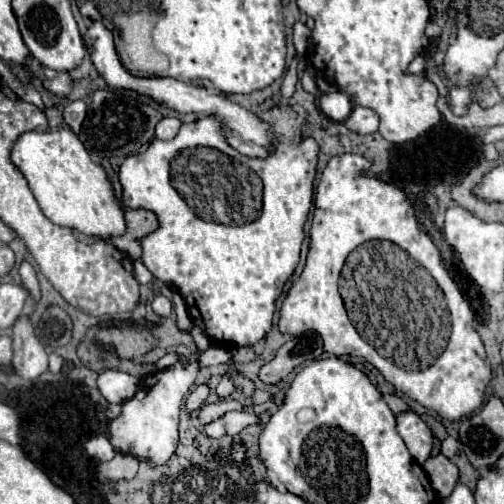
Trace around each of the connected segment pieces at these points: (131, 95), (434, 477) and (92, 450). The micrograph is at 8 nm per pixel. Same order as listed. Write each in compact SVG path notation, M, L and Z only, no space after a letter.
M98 90L92 98L86 116L88 126L82 126L80 140L94 158L128 156L154 140L154 126L160 118L162 114L156 110L154 102L148 96L130 90Z
M442 454L430 456L422 464L422 468L428 474L430 484L440 498L446 498L454 490L454 486L458 482L458 468L446 456L442 456Z
M96 434L96 436L88 438L88 440L84 442L84 448L86 448L86 452L88 452L92 458L96 458L96 460L112 460L112 458L116 456L114 446L110 444L108 436L104 436L104 434Z

